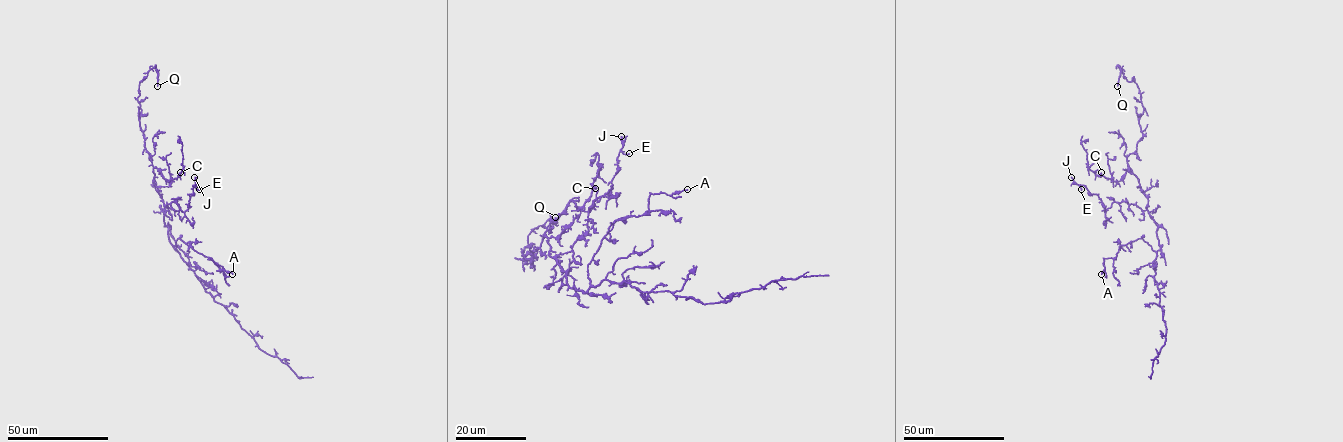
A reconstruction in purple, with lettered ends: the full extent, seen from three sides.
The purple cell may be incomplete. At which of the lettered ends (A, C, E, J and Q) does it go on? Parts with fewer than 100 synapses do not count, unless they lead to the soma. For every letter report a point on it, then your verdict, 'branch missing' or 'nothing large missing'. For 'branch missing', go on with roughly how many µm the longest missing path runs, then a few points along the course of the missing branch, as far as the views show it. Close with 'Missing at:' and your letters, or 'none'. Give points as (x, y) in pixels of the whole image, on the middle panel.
A: place (687, 189); nothing large missing
C: place (595, 188); nothing large missing
E: place (629, 153); nothing large missing
J: place (621, 136); nothing large missing
Q: place (555, 217); nothing large missing
Missing at: none

